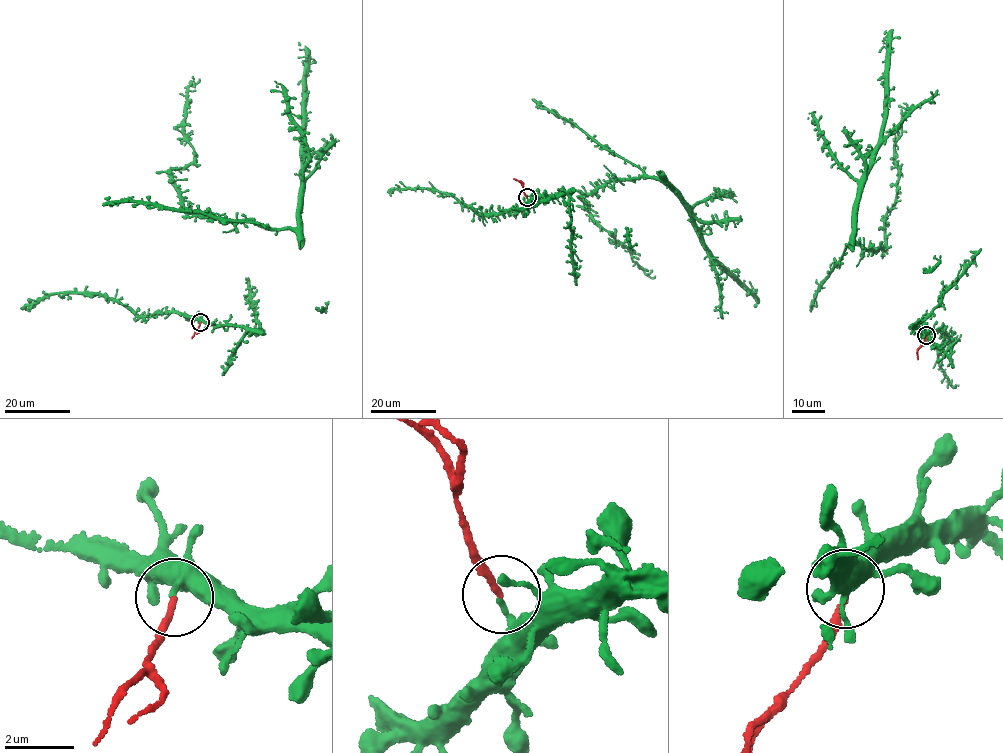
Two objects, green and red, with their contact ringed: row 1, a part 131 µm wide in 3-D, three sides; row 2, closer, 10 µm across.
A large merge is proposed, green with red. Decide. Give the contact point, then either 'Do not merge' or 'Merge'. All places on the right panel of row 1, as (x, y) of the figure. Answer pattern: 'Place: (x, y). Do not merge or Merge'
Place: (926, 335). Do not merge

